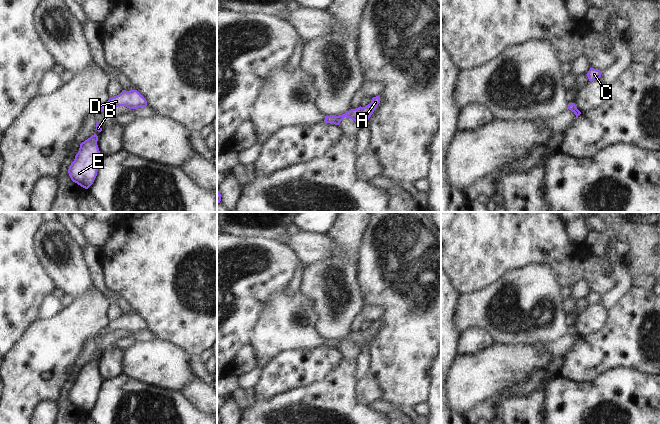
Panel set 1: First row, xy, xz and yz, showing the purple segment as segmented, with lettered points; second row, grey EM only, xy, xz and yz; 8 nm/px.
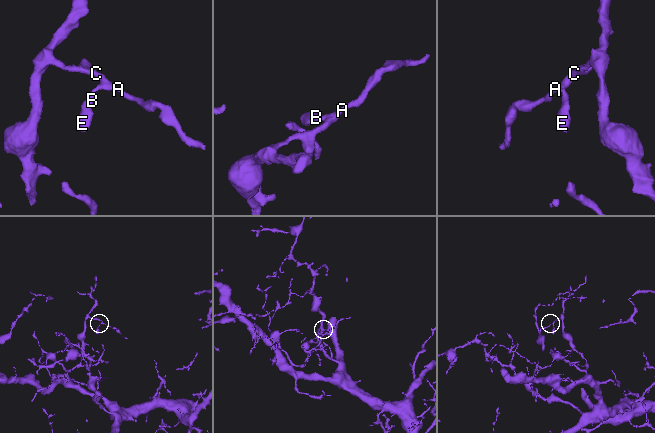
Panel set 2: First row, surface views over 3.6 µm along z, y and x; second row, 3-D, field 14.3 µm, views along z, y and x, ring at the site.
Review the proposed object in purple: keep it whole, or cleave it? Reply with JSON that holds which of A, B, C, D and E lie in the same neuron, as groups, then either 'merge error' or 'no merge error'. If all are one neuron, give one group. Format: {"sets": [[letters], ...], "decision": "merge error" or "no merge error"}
{"sets": [["A", "B", "C", "D", "E"]], "decision": "no merge error"}

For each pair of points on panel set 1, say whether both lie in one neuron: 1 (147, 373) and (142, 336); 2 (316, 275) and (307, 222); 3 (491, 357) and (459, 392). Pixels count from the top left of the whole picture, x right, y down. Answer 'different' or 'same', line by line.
1: different
2: different
3: same

